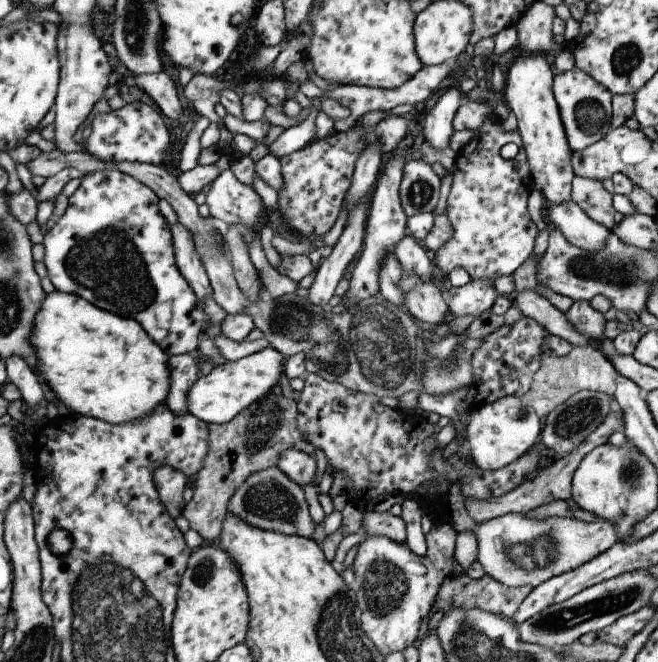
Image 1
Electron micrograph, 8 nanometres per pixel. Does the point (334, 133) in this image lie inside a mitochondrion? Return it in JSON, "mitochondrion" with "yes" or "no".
{"mitochondrion":"no"}

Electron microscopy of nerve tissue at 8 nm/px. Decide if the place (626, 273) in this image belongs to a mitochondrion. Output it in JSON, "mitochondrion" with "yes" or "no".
{"mitochondrion":"yes"}

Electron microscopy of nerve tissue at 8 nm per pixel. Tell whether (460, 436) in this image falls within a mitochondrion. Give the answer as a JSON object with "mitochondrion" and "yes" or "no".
{"mitochondrion":"no"}

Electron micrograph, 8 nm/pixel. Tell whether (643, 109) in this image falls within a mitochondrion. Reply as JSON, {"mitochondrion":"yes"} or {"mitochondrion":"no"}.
{"mitochondrion":"no"}

